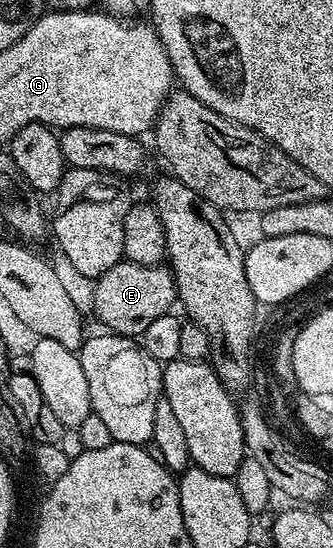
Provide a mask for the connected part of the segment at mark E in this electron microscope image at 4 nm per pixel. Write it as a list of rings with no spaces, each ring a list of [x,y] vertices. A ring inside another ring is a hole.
[[[125,259],[118,261],[93,282],[94,313],[102,317],[107,330],[119,337],[141,338],[144,331],[160,315],[171,312],[176,305],[174,275],[165,264],[141,265]]]

